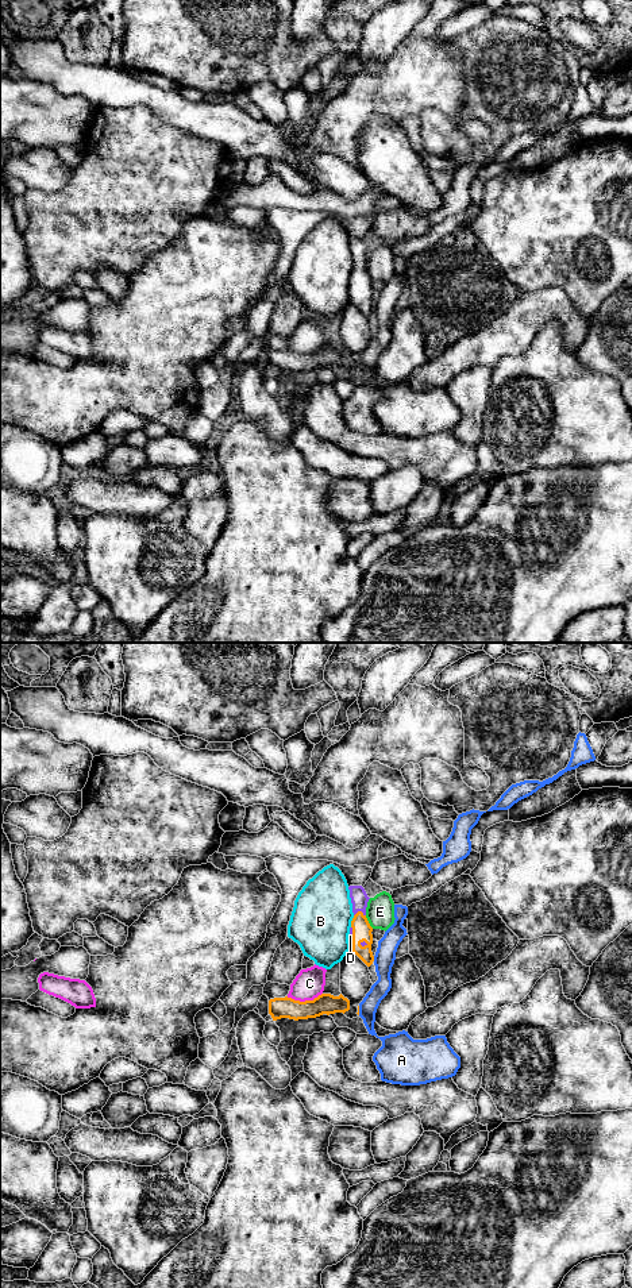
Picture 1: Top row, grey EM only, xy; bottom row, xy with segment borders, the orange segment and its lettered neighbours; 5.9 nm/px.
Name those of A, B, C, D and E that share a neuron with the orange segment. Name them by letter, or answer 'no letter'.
D

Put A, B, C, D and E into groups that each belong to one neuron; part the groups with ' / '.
A / B / C / D / E

